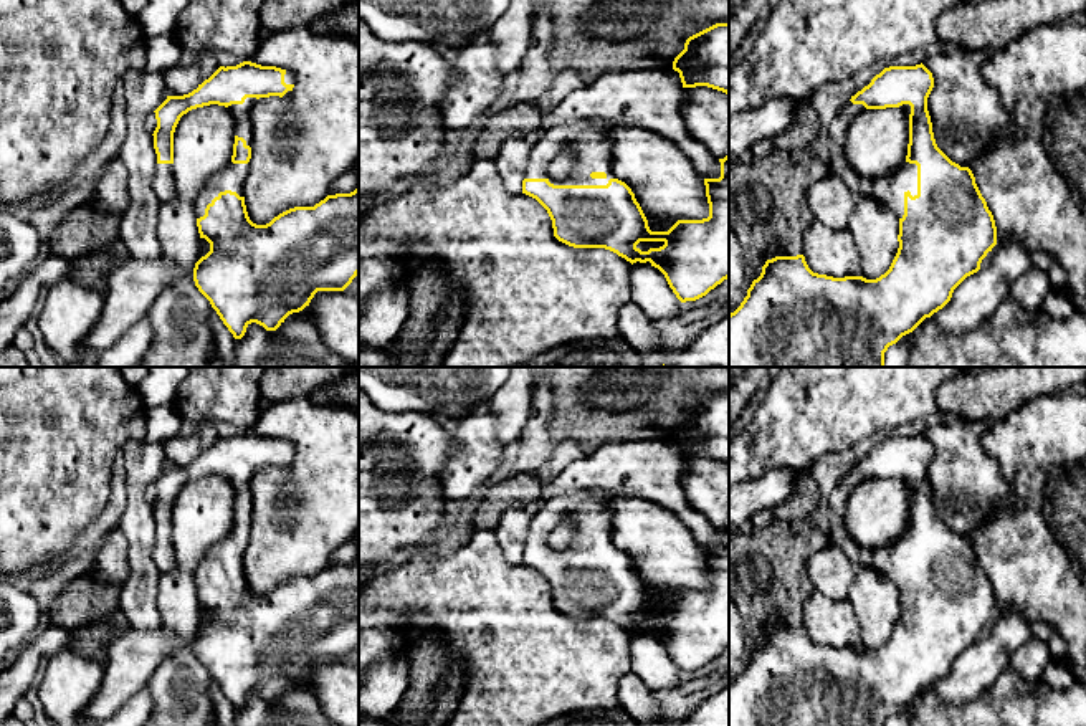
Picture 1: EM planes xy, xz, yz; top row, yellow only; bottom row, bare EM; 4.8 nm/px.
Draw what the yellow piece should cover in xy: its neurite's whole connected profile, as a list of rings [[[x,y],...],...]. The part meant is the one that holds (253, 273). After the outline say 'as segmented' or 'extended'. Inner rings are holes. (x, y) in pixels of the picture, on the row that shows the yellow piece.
[[[243,61],[220,66],[197,89],[167,96],[154,111],[157,165],[152,189],[160,205],[179,195],[174,179],[174,132],[180,117],[192,109],[218,104],[236,121],[231,162],[213,174],[193,200],[200,238],[210,243],[210,251],[195,263],[193,281],[235,339],[241,339],[251,322],[276,331],[289,314],[309,306],[317,291],[344,291],[359,275],[359,187],[350,193],[327,195],[314,207],[289,208],[266,225],[256,225],[248,217],[243,195],[253,139],[250,109],[260,98],[289,96],[293,88],[294,73]]]; extended

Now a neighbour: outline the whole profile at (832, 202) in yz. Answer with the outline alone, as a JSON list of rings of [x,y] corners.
[[[830,172],[823,179],[812,182],[807,202],[815,220],[833,230],[850,228],[850,217],[856,208],[856,195],[838,174]]]

